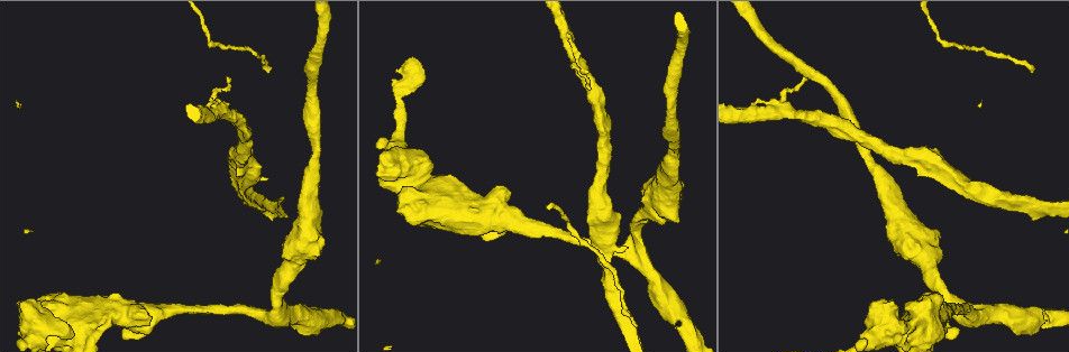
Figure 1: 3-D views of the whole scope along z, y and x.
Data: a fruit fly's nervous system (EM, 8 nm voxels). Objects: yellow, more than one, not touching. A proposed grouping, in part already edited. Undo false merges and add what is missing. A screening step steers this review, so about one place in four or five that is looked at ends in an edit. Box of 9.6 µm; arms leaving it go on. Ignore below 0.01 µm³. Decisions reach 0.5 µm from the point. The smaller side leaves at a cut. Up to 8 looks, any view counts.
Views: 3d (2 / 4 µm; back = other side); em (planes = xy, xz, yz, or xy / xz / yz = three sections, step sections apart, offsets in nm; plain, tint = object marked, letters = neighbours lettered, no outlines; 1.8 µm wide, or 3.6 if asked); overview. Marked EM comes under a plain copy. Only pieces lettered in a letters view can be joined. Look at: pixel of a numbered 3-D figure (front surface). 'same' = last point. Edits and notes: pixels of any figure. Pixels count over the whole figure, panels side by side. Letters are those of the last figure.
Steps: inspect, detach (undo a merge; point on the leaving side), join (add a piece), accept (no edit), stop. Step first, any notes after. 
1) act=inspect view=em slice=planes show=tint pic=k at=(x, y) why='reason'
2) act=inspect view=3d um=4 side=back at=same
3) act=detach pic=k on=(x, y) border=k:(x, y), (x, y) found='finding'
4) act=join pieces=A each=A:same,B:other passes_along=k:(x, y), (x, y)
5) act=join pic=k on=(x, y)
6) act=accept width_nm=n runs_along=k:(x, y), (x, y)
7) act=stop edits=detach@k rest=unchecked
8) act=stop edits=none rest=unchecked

act=inspect view=3d um=4 pic=1 at=(938, 235) why='stops while still wide'

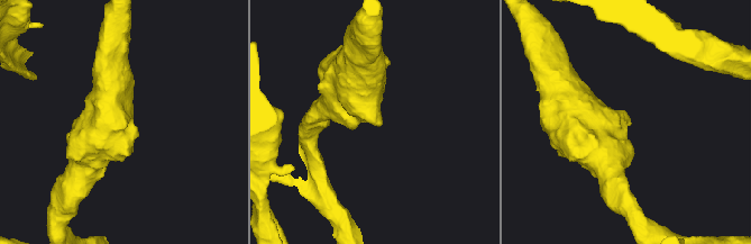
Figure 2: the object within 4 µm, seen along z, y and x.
act=inspect view=em um=3.6 slice=xz step=16 show=letters pic=2 at=(380, 122) why='shape alone is not enough'

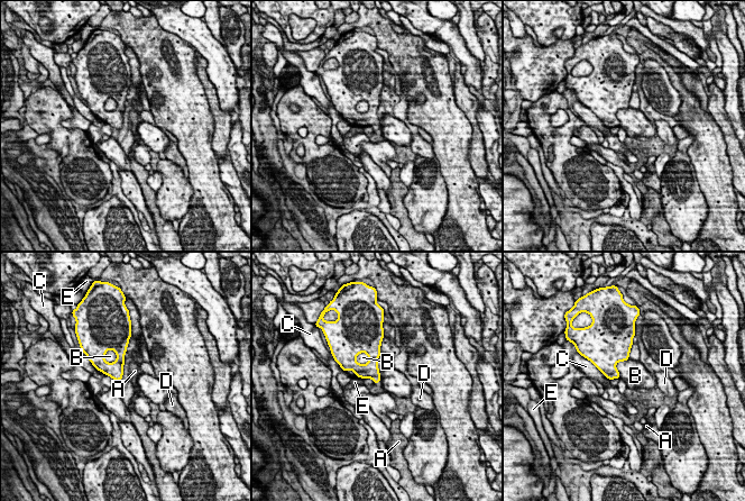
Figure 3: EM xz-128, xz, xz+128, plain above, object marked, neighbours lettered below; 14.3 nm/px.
act=accept each=A:other,B:other,C:other,D:other,E:other border=3:(109, 348), (116, 354), (112, 363) found='no lettered piece goes on from it'

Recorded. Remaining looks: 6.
act=inspect view=em um=3.6 slice=planes show=letters pic=1 at=(923, 324) why='abrupt turn'

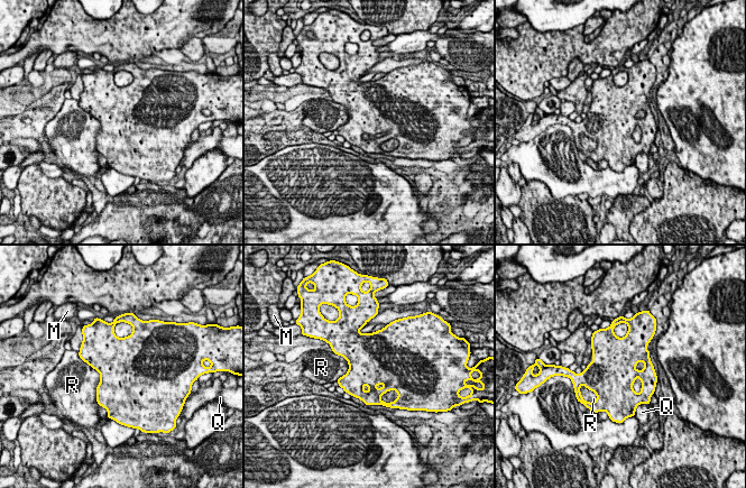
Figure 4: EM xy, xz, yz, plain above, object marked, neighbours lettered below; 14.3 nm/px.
act=accept each=M:other,Q:other,R:other found='continuous, no second neuron'

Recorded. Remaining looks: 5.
act=inspect view=3d um=4 pic=1 at=(500, 217) why='sharp bend'

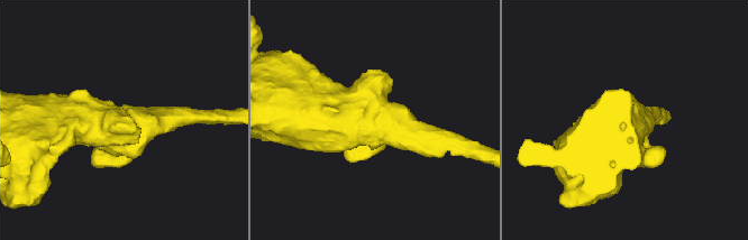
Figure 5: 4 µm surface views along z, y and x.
act=inspect view=em slice=planes show=letters pic=5 at=(372, 120) why='shape alone is not enough'

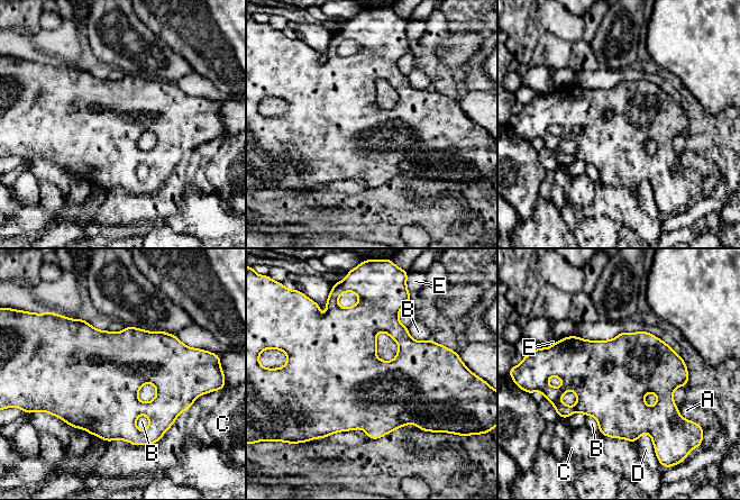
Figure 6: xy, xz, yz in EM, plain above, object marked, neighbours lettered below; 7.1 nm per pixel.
act=accept longest_contact=B:150nm each=A:other,B:other,C:other,D:other,E:other border=6:(143, 412), (148, 426), (142, 433) found='continuous, no second neuron'

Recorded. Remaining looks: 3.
act=inspect view=3d um=4 pic=1 at=(314, 322) why='calibre changes'

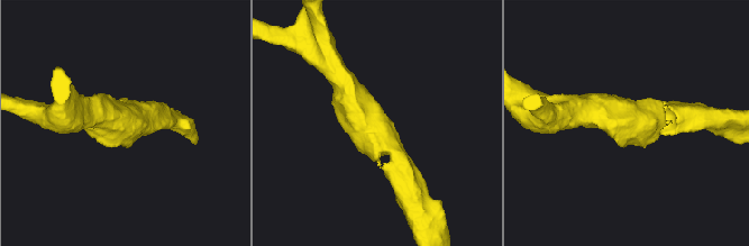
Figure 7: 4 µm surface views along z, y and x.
act=inspect view=em um=3.6 slice=xz step=8 show=tint pic=7 at=(641, 120) arm_widths_nm=380,440 why='now the EM'

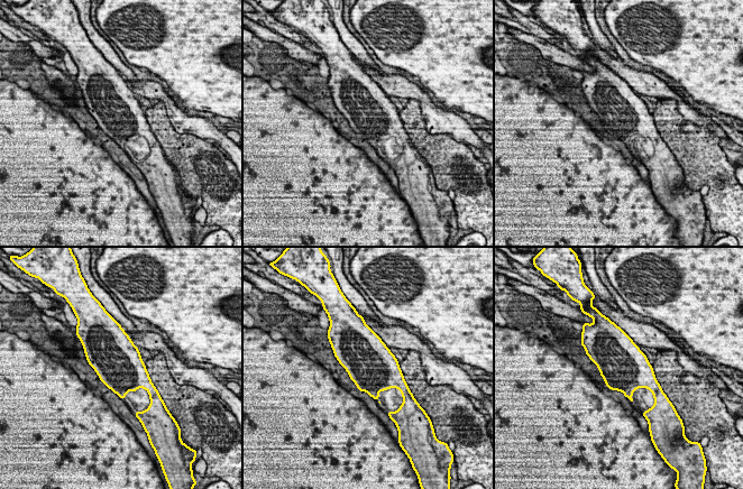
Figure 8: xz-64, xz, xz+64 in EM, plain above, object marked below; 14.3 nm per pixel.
act=inspect view=em um=3.6 slice=planes show=letters at=same

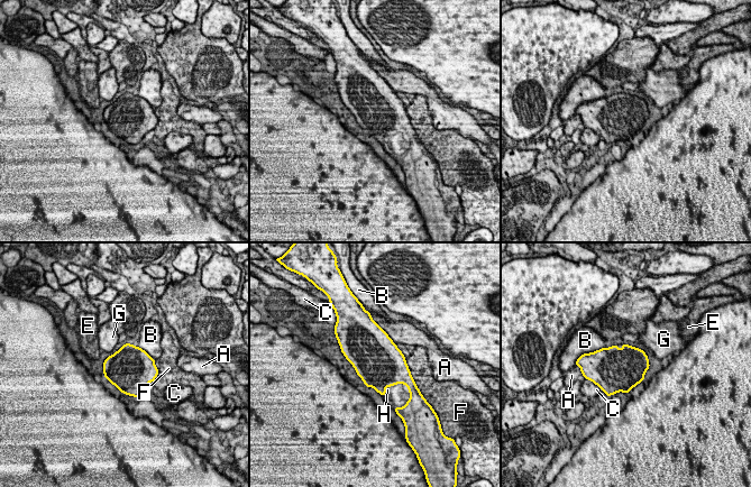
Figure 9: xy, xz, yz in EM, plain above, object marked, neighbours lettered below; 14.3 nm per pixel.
act=join pieces=H each=A:other,B:other,C:other,E:other,F:other,G:other,H:same passes_along=9:(381, 370), (385, 387), (387, 389) found='it goes on there'

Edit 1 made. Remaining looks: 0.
act=stop edits=join@9 rest=unchecked

